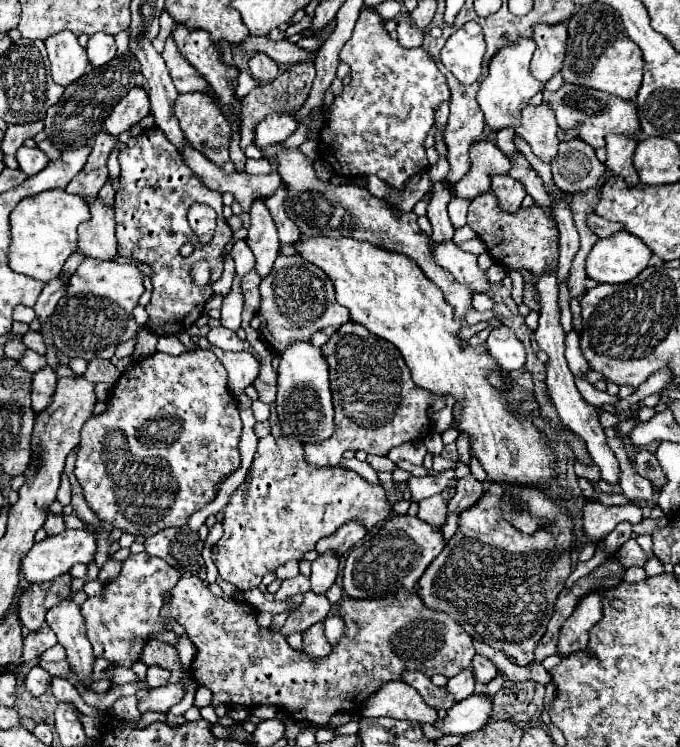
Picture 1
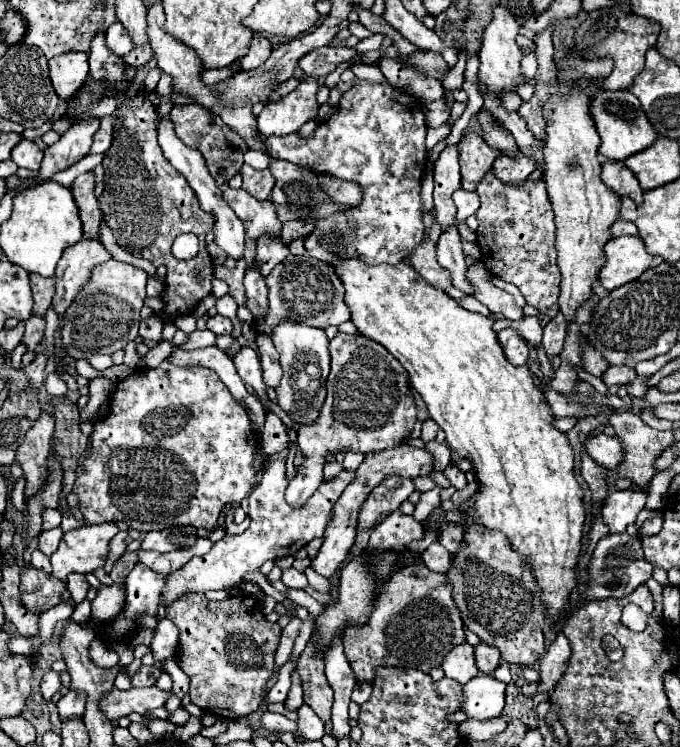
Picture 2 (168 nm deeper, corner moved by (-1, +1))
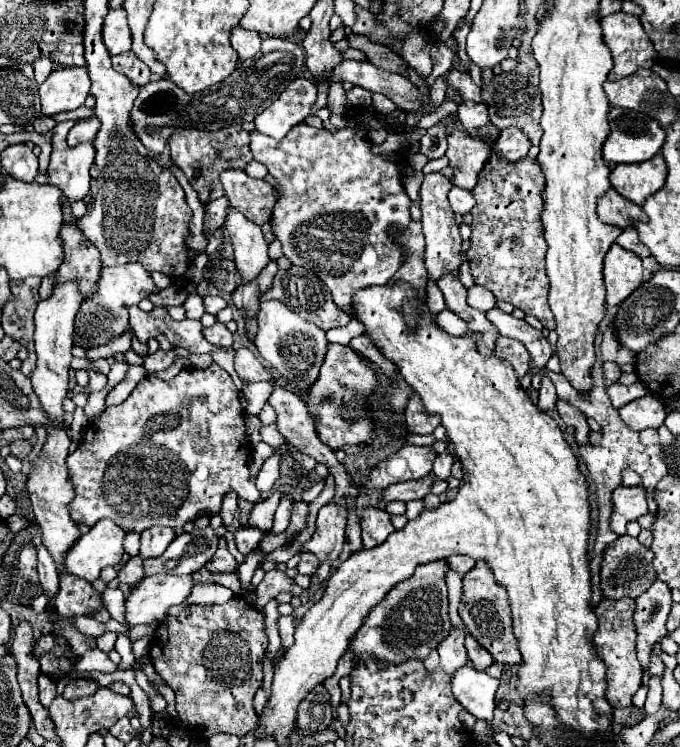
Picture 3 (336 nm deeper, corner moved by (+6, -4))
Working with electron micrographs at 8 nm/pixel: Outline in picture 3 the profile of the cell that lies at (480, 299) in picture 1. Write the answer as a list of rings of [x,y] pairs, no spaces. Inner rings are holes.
[[[444,309],[436,315],[436,321],[438,325],[442,325],[450,335],[462,335],[468,331],[468,323],[464,319],[460,319],[454,311],[450,309]]]

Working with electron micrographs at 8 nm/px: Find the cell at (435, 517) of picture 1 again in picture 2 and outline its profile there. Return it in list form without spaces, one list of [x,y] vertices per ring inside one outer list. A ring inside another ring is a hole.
[[[447,524],[441,532],[441,544],[445,546],[445,550],[449,554],[457,554],[459,552],[459,546],[463,542],[463,536],[465,536],[465,530],[461,530],[461,526],[455,526],[455,524]]]

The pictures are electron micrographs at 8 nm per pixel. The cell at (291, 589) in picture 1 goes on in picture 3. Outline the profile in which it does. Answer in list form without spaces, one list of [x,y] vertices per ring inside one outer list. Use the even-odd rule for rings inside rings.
[[[276,569],[268,571],[264,581],[256,587],[256,609],[263,611],[264,605],[282,591],[286,591],[292,596],[301,596],[304,589],[300,585],[296,585],[296,581],[290,579],[286,573],[276,571]]]

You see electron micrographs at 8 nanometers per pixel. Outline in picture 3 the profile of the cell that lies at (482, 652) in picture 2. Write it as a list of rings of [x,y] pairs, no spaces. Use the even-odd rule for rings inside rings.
[[[466,635],[466,651],[468,651],[472,667],[478,671],[484,671],[486,667],[490,667],[494,663],[492,655],[486,649],[482,649],[482,645],[478,645],[478,641],[474,641],[474,637],[470,637],[470,635]]]

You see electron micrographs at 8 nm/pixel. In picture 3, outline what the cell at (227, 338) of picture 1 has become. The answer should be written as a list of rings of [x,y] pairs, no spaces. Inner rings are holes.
[[[172,347],[170,351],[156,351],[156,353],[152,353],[152,355],[148,355],[146,359],[144,359],[144,367],[146,367],[146,371],[148,373],[152,373],[152,371],[160,371],[160,369],[168,369],[172,363],[174,363],[174,359],[178,357],[178,353],[176,353],[176,349]]]

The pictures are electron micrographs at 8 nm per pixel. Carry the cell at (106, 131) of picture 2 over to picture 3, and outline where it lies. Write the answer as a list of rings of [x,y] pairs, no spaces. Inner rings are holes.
[[[74,120],[57,123],[53,130],[52,159],[48,167],[50,181],[62,189],[62,193],[68,197],[68,203],[88,195],[90,167],[96,157],[92,143],[82,143],[72,148],[66,144],[67,134],[74,124]]]

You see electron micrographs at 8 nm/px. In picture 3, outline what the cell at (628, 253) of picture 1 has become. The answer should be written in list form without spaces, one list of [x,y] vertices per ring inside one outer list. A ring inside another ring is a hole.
[[[612,245],[604,259],[606,303],[622,303],[642,283],[642,259],[620,245]]]

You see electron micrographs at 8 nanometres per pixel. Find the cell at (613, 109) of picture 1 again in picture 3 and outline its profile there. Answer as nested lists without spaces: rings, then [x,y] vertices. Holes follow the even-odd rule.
[[[610,107],[608,123],[610,123],[610,135],[602,147],[602,157],[608,163],[642,163],[642,161],[648,161],[660,151],[660,147],[664,143],[664,129],[654,119],[650,119],[638,111],[630,111],[630,109],[622,109],[622,107]]]

